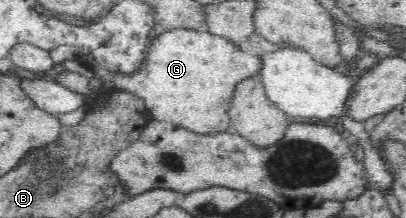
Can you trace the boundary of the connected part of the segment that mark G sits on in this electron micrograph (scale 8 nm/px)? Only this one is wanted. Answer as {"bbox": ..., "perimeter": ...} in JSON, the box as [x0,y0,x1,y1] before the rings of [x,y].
{"bbox":[111,29,262,135],"perimeter":[[[168,29],[154,37],[146,51],[146,62],[132,73],[116,73],[111,86],[138,97],[150,112],[152,120],[172,123],[202,135],[230,131],[228,110],[235,86],[244,78],[258,77],[262,66],[259,54],[246,52],[206,31]]]}

